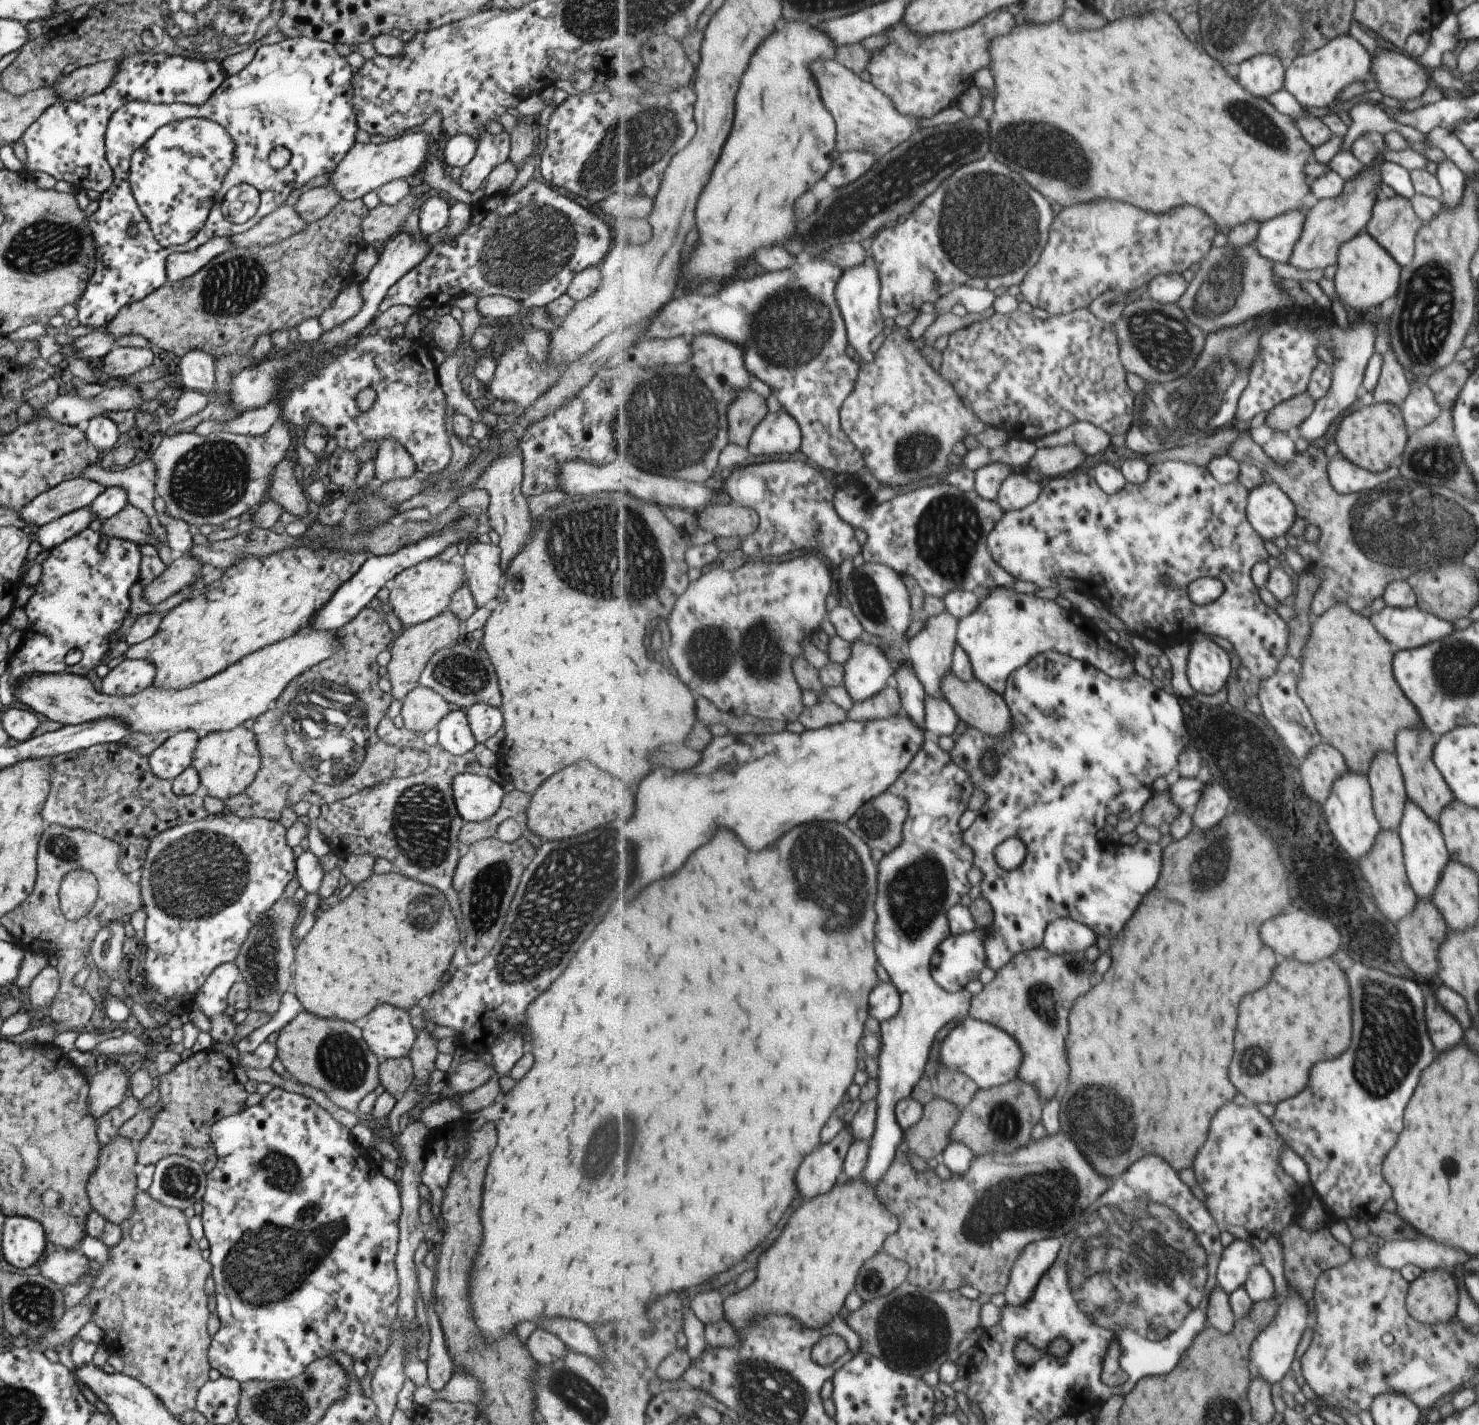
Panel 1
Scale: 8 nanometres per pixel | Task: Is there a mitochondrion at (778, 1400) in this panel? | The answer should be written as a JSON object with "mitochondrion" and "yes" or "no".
{"mitochondrion":"yes"}

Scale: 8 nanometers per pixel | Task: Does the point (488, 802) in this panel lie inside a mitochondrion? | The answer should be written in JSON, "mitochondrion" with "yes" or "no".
{"mitochondrion":"no"}

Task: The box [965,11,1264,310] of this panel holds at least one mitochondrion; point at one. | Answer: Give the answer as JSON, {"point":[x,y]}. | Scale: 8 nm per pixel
{"point":[1037,147]}

